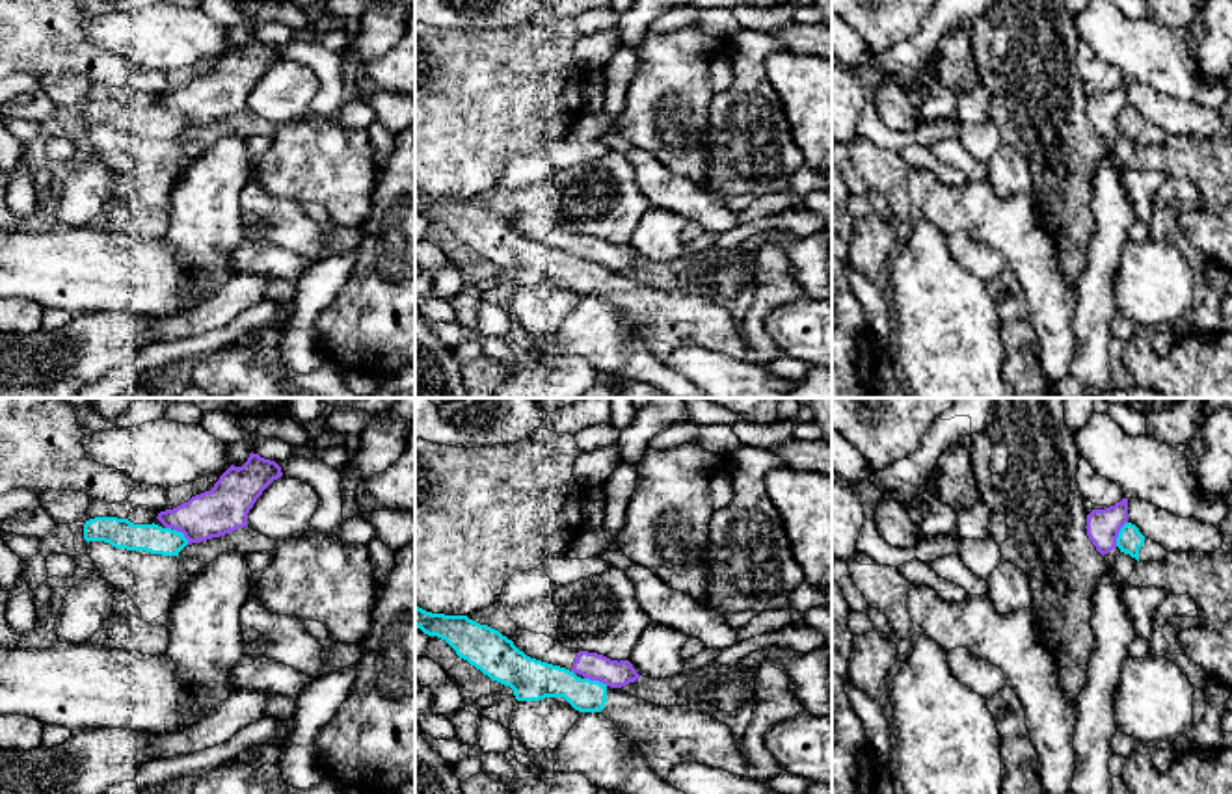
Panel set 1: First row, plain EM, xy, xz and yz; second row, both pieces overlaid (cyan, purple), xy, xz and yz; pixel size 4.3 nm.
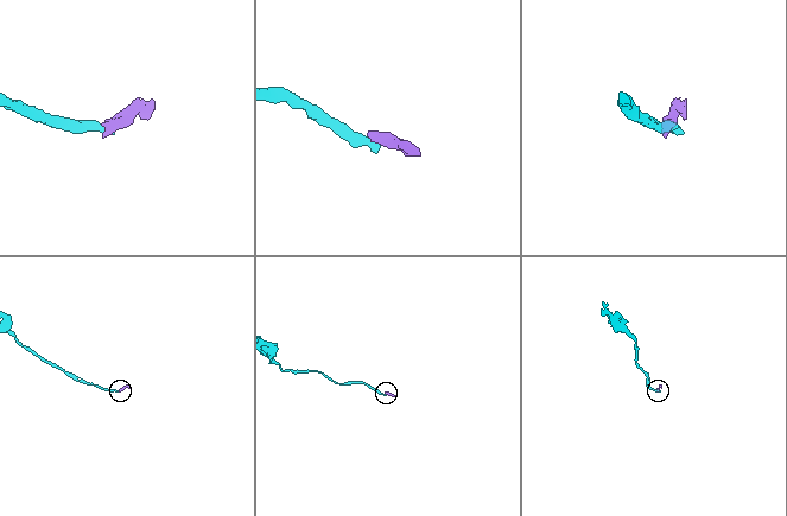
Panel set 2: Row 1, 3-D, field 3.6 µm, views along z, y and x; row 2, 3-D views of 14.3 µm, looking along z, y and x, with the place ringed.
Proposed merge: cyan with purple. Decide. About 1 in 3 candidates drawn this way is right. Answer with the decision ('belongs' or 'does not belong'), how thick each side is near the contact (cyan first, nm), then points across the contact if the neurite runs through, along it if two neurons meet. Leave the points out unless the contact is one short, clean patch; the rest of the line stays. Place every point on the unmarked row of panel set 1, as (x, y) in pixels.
does not belong; calibres 110 and 140 nm; border yz (1126, 105), (1115, 129)

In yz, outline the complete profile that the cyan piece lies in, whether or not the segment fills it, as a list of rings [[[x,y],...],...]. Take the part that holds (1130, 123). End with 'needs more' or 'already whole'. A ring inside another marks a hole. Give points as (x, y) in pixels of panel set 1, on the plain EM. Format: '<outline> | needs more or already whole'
[[[1126,106],[1120,112],[1117,130],[1120,132],[1120,136],[1130,138],[1137,145],[1161,145],[1169,139],[1169,136],[1161,128],[1145,121],[1132,106]]] | needs more

